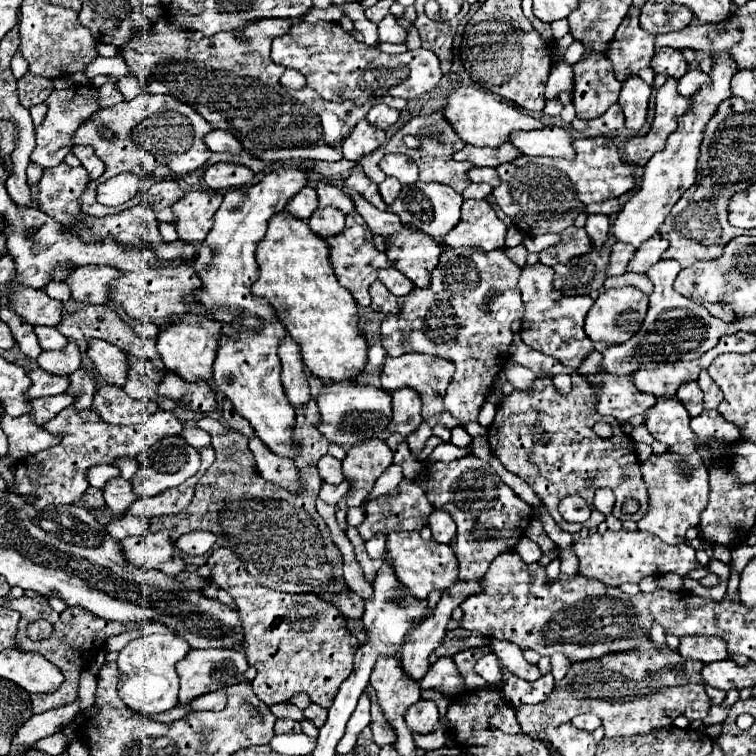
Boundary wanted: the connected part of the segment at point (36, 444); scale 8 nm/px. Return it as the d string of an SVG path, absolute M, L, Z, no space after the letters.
M31 415L23 417L1 417L1 429L9 439L9 457L23 459L35 455L37 451L49 449L61 441L61 435L45 431L41 425L33 423Z

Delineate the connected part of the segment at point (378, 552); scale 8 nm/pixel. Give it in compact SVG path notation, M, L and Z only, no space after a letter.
M373 535L373 539L369 539L369 557L371 559L383 557L385 541L387 541L387 535Z

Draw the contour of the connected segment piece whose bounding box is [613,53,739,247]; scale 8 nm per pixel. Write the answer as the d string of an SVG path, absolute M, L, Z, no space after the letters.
M729 53L713 55L713 63L715 65L713 65L713 69L709 73L711 83L705 85L705 87L699 87L693 93L691 109L685 115L681 115L681 119L677 119L679 127L677 127L677 131L673 135L669 135L665 151L659 151L649 159L649 163L645 165L645 175L643 175L643 183L641 183L639 191L619 211L619 215L617 215L615 223L613 223L613 237L617 241L631 243L633 247L639 247L643 241L657 235L659 233L657 229L665 221L665 217L669 215L671 207L681 199L685 189L689 189L695 183L699 147L701 147L705 127L707 127L709 119L717 113L719 103L731 97L729 83L731 83L731 77L739 71L735 59L731 59Z

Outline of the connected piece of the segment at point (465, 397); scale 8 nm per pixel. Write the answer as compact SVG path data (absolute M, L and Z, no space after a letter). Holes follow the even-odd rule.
M461 247L445 251L439 259L437 269L433 271L431 285L427 289L413 289L409 295L399 299L401 315L387 315L381 323L381 335L383 335L383 347L389 357L399 357L403 353L429 353L443 359L449 359L455 363L457 371L453 381L449 383L449 389L445 393L445 407L461 421L475 421L483 401L487 399L493 381L501 373L503 365L509 359L509 345L513 341L511 323L523 317L523 301L521 295L515 291L517 279L521 275L521 267L517 267L513 261L505 257L501 249L497 251L481 251L473 247ZM495 287L501 291L501 295L495 299L489 311L483 311L483 297L487 291Z

